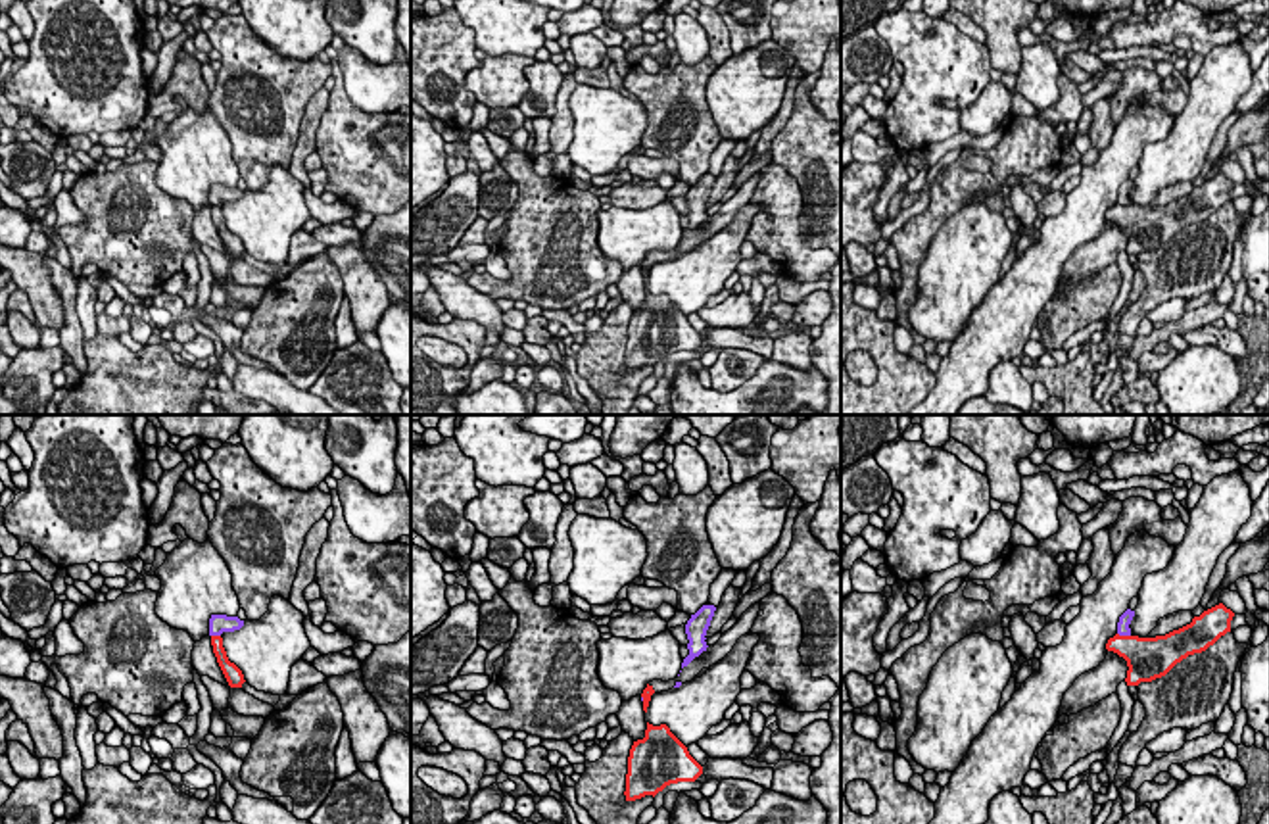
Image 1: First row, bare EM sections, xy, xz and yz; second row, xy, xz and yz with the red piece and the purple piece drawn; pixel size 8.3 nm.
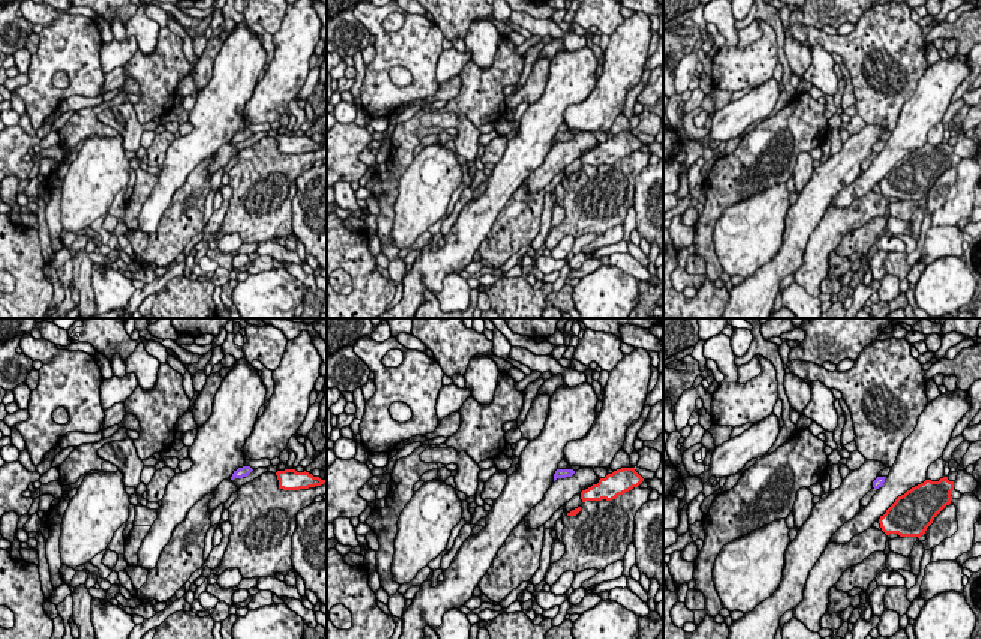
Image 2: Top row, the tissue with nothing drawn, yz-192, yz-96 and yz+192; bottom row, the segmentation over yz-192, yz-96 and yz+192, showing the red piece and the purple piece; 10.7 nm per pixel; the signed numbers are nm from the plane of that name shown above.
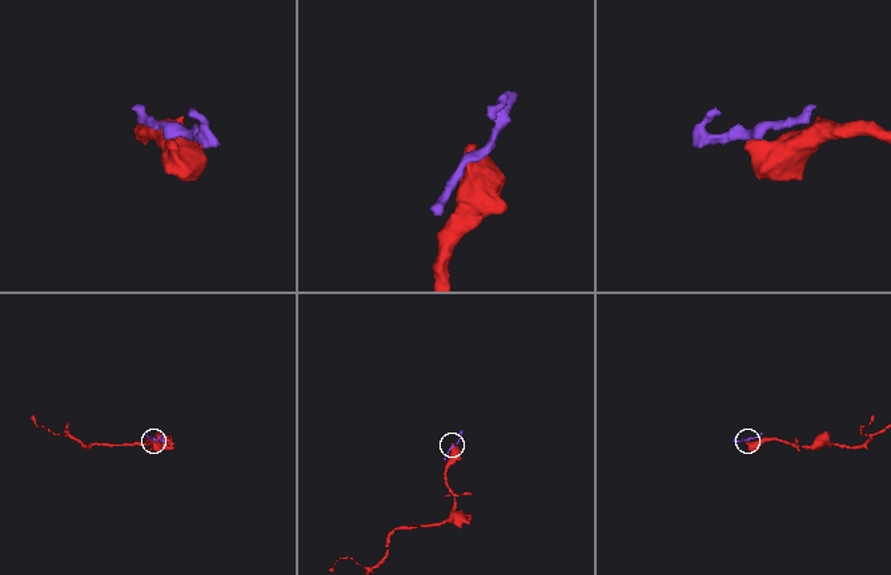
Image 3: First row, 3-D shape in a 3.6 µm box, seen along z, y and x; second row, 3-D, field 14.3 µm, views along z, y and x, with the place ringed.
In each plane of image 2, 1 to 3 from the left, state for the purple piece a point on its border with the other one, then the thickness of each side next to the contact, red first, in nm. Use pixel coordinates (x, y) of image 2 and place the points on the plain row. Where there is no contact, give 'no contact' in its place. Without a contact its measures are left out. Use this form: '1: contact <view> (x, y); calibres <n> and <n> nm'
1: no contact
2: no contact
3: no contact

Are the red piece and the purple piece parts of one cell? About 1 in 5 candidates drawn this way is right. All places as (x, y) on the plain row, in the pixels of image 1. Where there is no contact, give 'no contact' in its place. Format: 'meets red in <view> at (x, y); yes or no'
meets red in yz at (1124, 206); no

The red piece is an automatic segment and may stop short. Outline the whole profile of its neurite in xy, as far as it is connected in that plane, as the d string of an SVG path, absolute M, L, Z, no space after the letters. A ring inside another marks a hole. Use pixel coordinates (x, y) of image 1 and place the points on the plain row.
M211 206L211 215L213 215L213 223L217 227L217 232L221 236L228 255L230 257L242 257L242 254L246 252L244 244L234 232L228 230L227 221L223 217L223 207Z

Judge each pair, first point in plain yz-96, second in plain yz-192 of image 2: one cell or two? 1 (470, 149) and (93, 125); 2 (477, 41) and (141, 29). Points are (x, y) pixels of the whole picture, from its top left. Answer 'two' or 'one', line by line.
1: two
2: one

